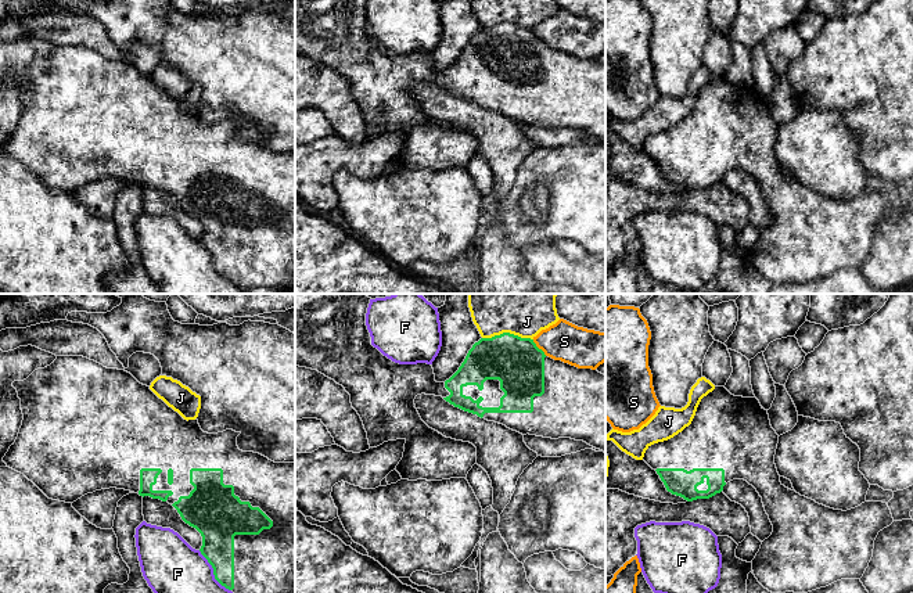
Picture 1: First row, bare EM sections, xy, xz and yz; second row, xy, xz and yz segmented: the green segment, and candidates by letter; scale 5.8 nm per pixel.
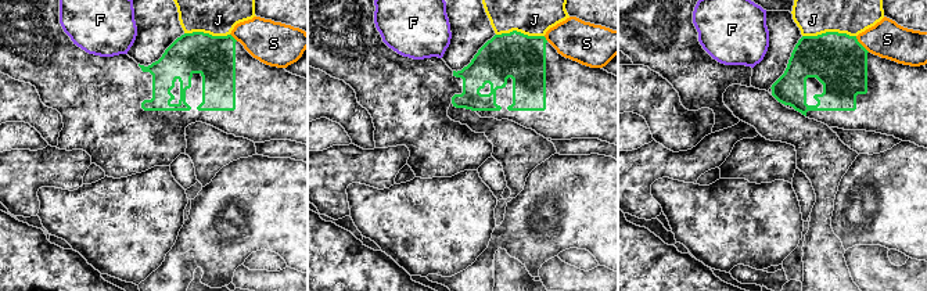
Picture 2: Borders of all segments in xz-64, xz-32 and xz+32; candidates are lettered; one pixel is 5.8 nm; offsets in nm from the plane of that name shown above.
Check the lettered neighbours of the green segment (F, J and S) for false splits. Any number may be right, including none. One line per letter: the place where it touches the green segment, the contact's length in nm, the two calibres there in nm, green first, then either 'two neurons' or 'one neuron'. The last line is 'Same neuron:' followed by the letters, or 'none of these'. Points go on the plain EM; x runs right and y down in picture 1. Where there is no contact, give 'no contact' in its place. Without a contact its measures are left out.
F: meets green in xy at (214, 262); contact 300 nm long; 200 nm thick on the green side, 380 nm on the other; two neurons
J: meets green in xz at (507, 22); contact 300 nm long; 300 nm thick on the green side, 160 nm on the other; two neurons
S: meets green in xz at (538, 38); contact 130 nm long; 300 nm thick on the green side, 220 nm on the other; two neurons
Same neuron: none of these

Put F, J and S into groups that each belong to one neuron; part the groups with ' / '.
F / J / S

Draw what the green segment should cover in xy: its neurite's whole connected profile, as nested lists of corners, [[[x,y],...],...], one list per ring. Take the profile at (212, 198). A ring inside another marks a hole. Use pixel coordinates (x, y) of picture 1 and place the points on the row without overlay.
[[[57,46],[50,55],[35,60],[24,71],[14,71],[12,76],[21,89],[24,109],[18,126],[3,147],[3,151],[7,157],[24,163],[48,188],[73,193],[87,183],[116,177],[139,183],[143,187],[150,186],[168,191],[177,200],[186,213],[201,223],[202,236],[200,241],[212,255],[215,269],[222,276],[231,280],[244,291],[254,287],[283,290],[295,285],[295,152],[274,152],[259,143],[240,140],[237,126],[241,122],[233,119],[218,123],[204,122],[197,108],[184,109],[177,101],[159,89],[150,76],[140,73],[130,62],[118,58],[107,58],[83,46]]]

